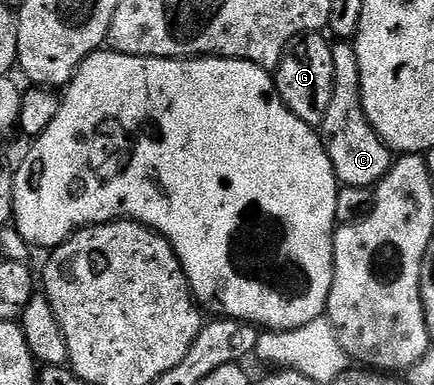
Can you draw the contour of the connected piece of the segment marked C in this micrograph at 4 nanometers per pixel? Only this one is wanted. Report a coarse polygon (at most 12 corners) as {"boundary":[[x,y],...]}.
{"boundary":[[335,44],[320,126],[339,186],[373,190],[396,157],[364,115],[353,44]]}

